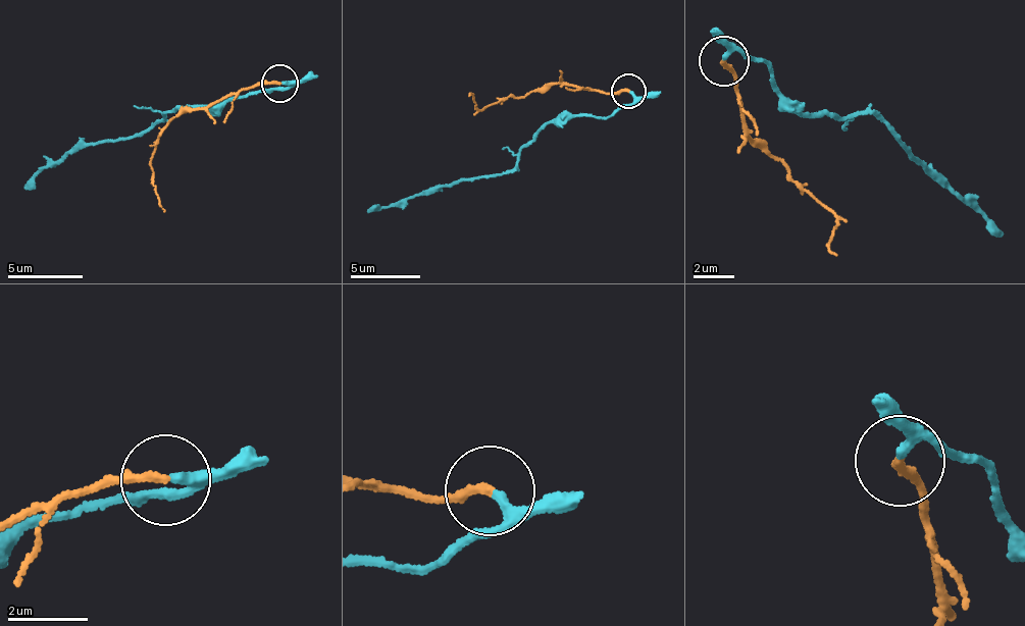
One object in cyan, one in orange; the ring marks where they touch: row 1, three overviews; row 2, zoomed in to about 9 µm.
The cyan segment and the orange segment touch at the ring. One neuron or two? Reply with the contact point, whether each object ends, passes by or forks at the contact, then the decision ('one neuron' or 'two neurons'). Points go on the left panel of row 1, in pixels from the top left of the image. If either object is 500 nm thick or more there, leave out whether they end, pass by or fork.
(279, 84) | cyan passes by | orange ends | one neuron

